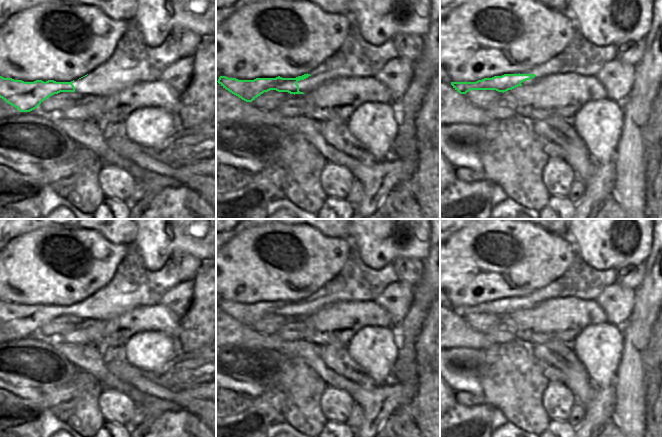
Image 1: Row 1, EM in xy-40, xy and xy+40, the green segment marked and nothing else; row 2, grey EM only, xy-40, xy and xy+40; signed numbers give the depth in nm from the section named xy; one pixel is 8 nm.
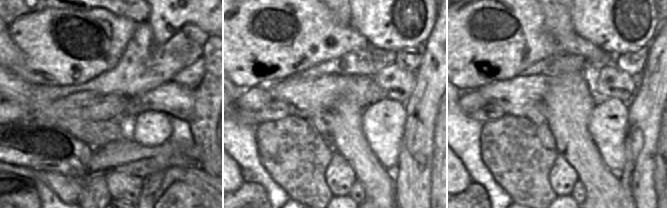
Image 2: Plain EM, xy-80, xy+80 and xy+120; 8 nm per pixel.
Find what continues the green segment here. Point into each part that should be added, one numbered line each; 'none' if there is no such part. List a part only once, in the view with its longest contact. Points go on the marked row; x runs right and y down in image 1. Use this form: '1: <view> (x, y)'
none

